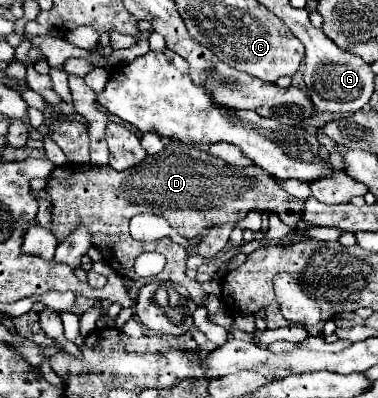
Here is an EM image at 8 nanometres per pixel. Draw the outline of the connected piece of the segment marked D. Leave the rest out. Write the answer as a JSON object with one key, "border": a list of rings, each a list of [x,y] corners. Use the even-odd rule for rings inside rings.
{"border":[[[170,142],[160,154],[146,156],[144,162],[124,172],[94,164],[58,166],[48,178],[46,192],[52,196],[52,234],[56,240],[62,242],[76,228],[86,226],[92,244],[102,252],[104,262],[114,272],[130,280],[138,280],[138,274],[134,272],[134,260],[148,250],[144,248],[144,242],[157,240],[158,244],[170,244],[174,241],[178,246],[186,246],[188,241],[182,237],[184,234],[194,236],[216,224],[238,222],[252,210],[276,212],[284,224],[294,228],[300,220],[304,204],[302,200],[290,196],[260,166],[252,164],[246,168],[232,168],[224,160],[212,156],[208,148],[180,142]],[[136,206],[168,210],[168,222],[172,228],[158,214],[144,212],[134,216]],[[128,222],[130,236],[134,240],[128,236]]]}

